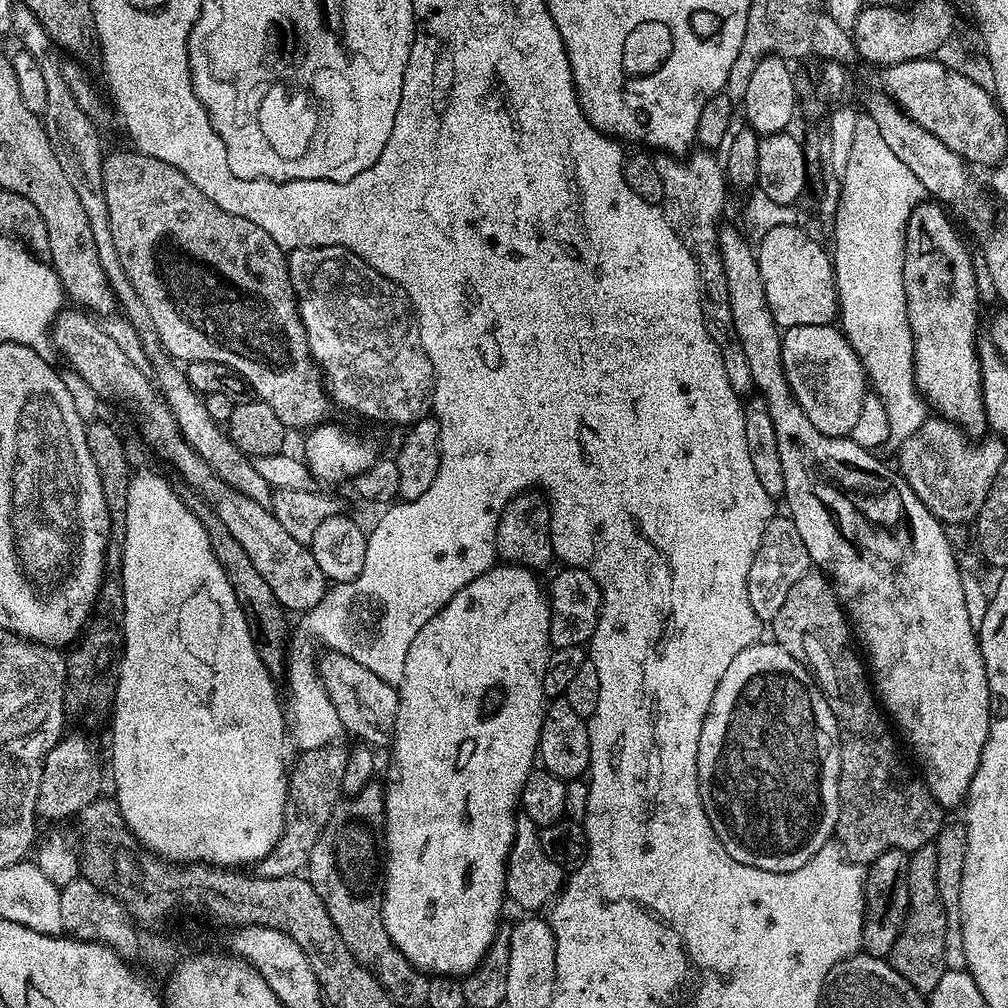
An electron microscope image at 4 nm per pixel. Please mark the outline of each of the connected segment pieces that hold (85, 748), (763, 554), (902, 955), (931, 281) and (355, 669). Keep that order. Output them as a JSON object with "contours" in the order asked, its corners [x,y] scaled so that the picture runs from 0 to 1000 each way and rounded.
{"contours":[[[[64,728],[46,748],[42,776],[38,780],[36,809],[48,813],[63,813],[74,811],[82,802],[89,800],[99,786],[99,758],[95,755],[95,746],[83,730]]],[[[781,510],[767,511],[756,530],[756,538],[744,558],[742,570],[742,592],[748,609],[755,617],[764,617],[776,605],[776,597],[780,597],[780,589],[784,589],[784,581],[796,573],[804,565],[804,557],[800,540],[792,530],[792,522],[788,522],[785,512]]],[[[928,836],[907,843],[901,850],[901,909],[885,939],[883,955],[895,970],[911,983],[924,986],[931,978],[931,970],[938,962],[937,943],[938,942],[938,903],[931,888],[931,847]]],[[[932,200],[913,201],[903,212],[903,220],[899,224],[895,276],[899,311],[902,312],[906,329],[906,375],[909,388],[920,398],[928,412],[937,414],[943,421],[952,422],[961,434],[972,435],[980,425],[968,337],[968,309],[972,306],[972,290],[968,287],[968,266],[964,263],[964,254],[947,225],[945,215]]],[[[322,646],[315,655],[318,677],[321,678],[323,688],[331,698],[331,708],[338,713],[340,725],[346,730],[354,730],[354,735],[360,736],[370,743],[384,743],[389,736],[393,705],[397,695],[394,684],[388,679],[379,677],[375,669],[367,669],[363,661],[351,657],[346,651],[337,647]]]]}

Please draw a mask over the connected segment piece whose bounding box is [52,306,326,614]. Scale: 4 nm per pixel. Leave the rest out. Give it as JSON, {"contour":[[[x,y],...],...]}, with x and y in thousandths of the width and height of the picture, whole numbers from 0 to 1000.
{"contour":[[[75,304],[64,305],[56,313],[52,321],[52,342],[65,361],[67,357],[66,364],[89,379],[96,393],[109,393],[113,397],[125,399],[127,404],[140,409],[147,416],[139,425],[140,431],[179,467],[180,474],[190,483],[189,487],[210,501],[216,514],[220,514],[220,522],[232,530],[232,535],[238,539],[240,546],[244,546],[248,558],[252,558],[252,565],[260,569],[264,581],[272,585],[272,593],[276,593],[283,605],[301,609],[315,601],[323,586],[323,576],[319,565],[315,565],[315,558],[312,558],[309,543],[288,534],[288,530],[280,526],[280,518],[276,518],[276,514],[272,514],[265,503],[234,488],[228,481],[222,480],[216,469],[208,466],[205,458],[184,438],[175,416],[157,392],[149,373],[147,378],[146,371],[123,350],[122,343],[101,322],[94,321],[90,316],[94,317],[86,309]]]}

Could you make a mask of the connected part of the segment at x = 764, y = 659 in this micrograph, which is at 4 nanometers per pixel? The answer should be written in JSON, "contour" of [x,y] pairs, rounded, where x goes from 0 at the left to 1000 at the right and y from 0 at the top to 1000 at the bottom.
{"contour":[[[751,637],[736,645],[720,669],[716,669],[716,677],[712,677],[712,685],[708,685],[708,692],[704,696],[704,704],[700,708],[700,716],[696,716],[696,732],[692,732],[692,780],[696,800],[700,804],[700,812],[704,812],[704,819],[708,819],[708,827],[712,827],[712,835],[720,839],[720,847],[728,851],[728,855],[736,855],[748,859],[752,863],[765,865],[783,865],[792,863],[815,839],[826,832],[831,815],[831,772],[833,771],[833,725],[829,719],[829,709],[823,704],[817,688],[813,686],[806,668],[798,660],[790,656],[780,645],[776,645],[768,637]]]}

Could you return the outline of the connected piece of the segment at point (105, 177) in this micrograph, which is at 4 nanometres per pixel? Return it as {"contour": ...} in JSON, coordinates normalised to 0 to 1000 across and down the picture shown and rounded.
{"contour":[[[128,149],[128,151],[110,151],[108,150],[103,157],[101,165],[101,181],[103,182],[103,195],[105,196],[105,212],[109,212],[109,232],[113,235],[113,245],[117,248],[117,256],[121,258],[121,268],[125,268],[125,276],[129,276],[129,280],[133,280],[133,288],[137,288],[137,296],[141,296],[141,304],[145,304],[145,312],[149,312],[149,319],[153,319],[153,327],[159,336],[160,346],[165,350],[168,349],[170,356],[175,359],[186,359],[188,357],[207,357],[208,359],[216,359],[220,363],[224,363],[228,369],[233,369],[247,386],[250,385],[255,394],[262,398],[264,403],[268,403],[268,407],[272,407],[272,411],[276,411],[276,415],[282,420],[283,426],[302,425],[313,423],[322,416],[321,413],[321,393],[323,397],[323,389],[319,384],[319,373],[312,364],[311,358],[306,352],[306,336],[302,331],[302,324],[298,318],[298,310],[294,306],[294,294],[290,291],[290,281],[286,275],[286,260],[284,257],[283,247],[274,243],[272,236],[268,236],[268,232],[264,232],[264,228],[260,228],[260,224],[252,224],[252,220],[248,220],[248,216],[237,214],[236,212],[228,212],[224,208],[220,208],[220,204],[212,204],[212,200],[208,200],[208,196],[204,196],[204,192],[200,192],[200,188],[196,188],[196,185],[192,185],[192,181],[188,181],[188,177],[185,177],[185,173],[181,173],[181,169],[177,169],[173,165],[169,165],[165,161],[161,161],[157,157],[149,157],[144,155],[142,151]]]}

